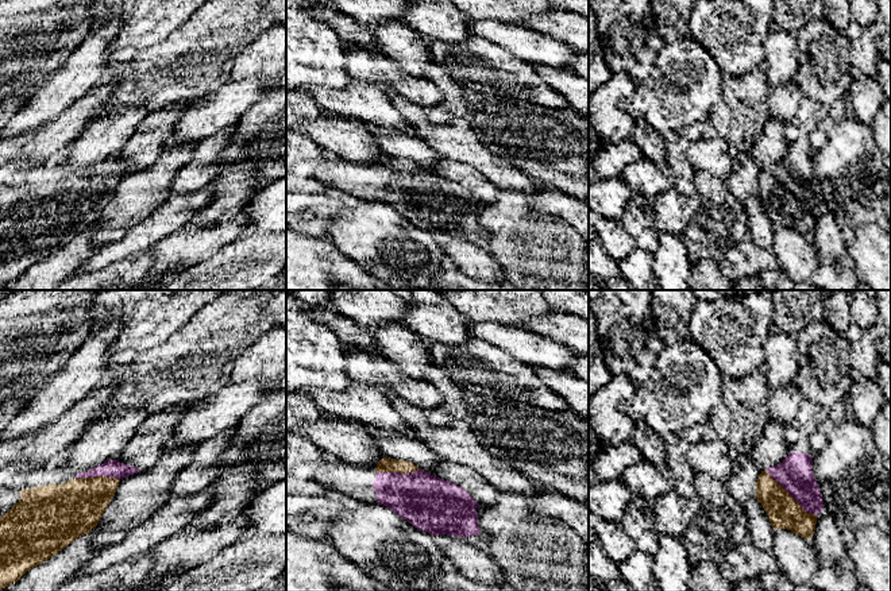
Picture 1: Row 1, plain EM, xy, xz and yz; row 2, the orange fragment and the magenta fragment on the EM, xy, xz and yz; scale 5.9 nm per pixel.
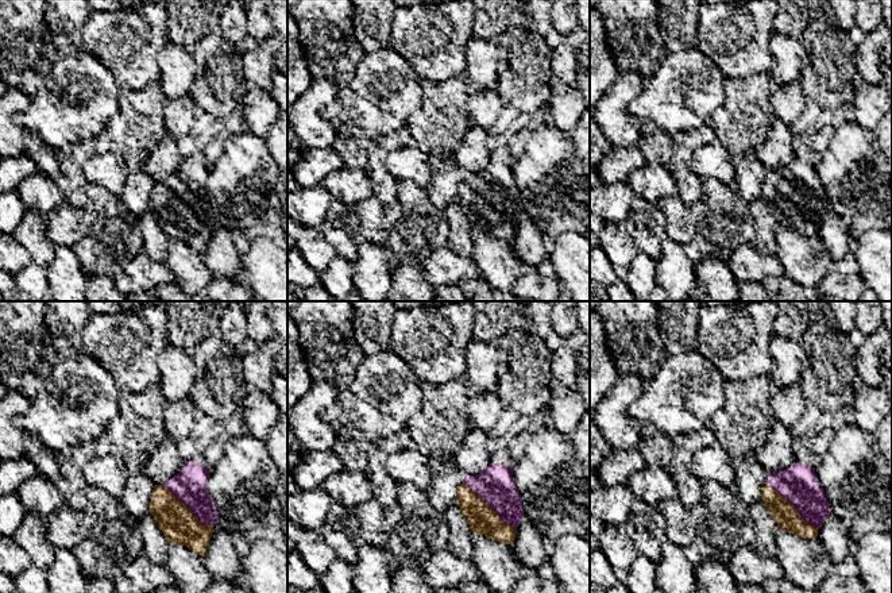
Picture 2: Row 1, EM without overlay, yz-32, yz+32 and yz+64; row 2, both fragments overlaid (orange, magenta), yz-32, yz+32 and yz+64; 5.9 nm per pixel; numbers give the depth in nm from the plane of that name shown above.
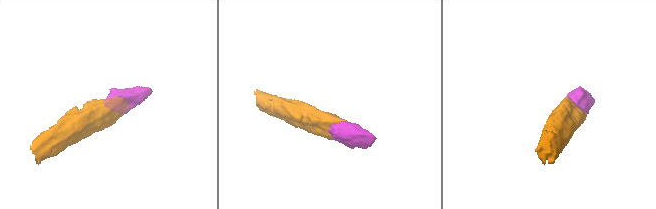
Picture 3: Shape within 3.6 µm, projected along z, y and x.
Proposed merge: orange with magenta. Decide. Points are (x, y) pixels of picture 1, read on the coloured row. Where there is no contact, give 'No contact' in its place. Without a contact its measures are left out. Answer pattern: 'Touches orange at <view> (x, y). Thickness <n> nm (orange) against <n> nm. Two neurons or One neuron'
Touches orange at yz (791, 497). Thickness 200 nm (orange) against 220 nm. One neuron

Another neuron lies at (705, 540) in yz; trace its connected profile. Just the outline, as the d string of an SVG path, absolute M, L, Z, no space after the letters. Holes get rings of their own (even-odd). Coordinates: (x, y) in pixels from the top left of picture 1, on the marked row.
M707 474L694 475L694 488L702 507L679 538L691 565L711 561L724 567L728 552L748 540L745 507Z

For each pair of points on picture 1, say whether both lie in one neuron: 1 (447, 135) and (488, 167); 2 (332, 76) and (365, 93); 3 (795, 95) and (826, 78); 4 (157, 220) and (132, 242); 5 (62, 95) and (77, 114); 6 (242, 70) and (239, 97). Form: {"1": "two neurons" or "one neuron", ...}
{"1": "one neuron", "2": "two neurons", "3": "two neurons", "4": "one neuron", "5": "two neurons", "6": "two neurons"}

